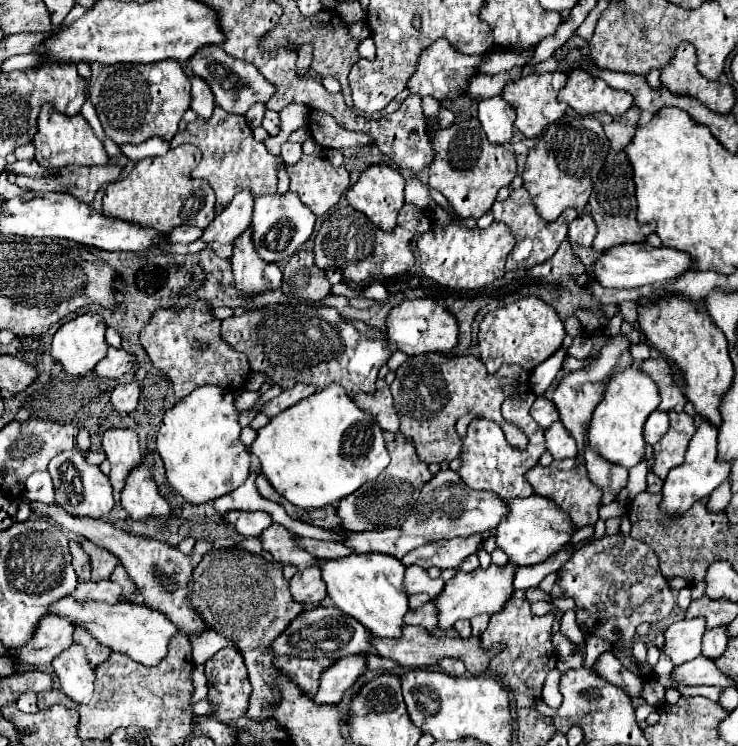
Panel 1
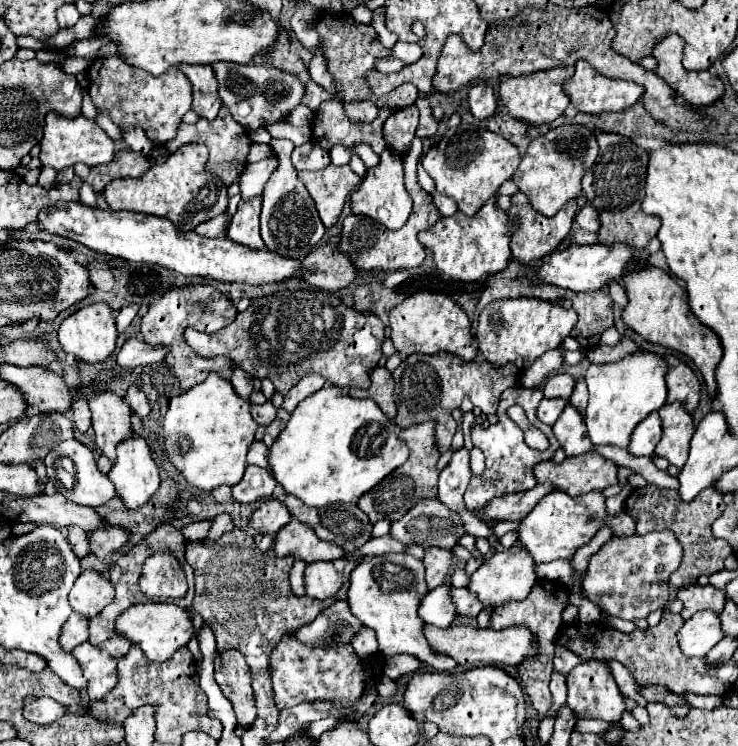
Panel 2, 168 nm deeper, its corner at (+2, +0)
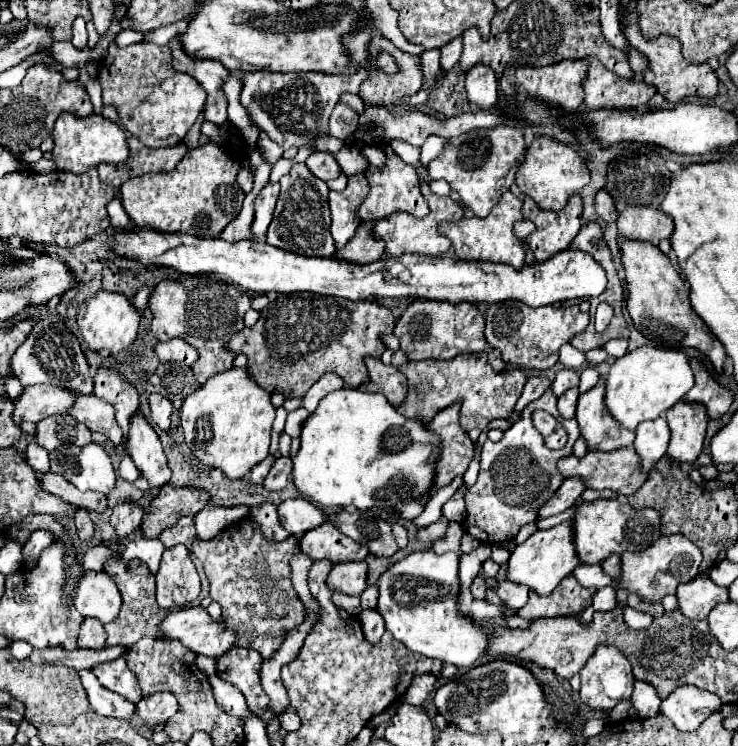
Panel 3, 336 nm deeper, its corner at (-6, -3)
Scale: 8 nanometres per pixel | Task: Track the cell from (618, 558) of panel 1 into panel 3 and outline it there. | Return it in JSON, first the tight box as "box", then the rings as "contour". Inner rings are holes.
{"box":[612,536,702,604],"contour":[[[660,536],[648,550],[622,554],[620,564],[620,576],[614,578],[612,588],[614,590],[626,590],[634,592],[640,600],[648,604],[662,604],[662,598],[666,594],[676,594],[678,584],[692,580],[698,574],[698,566],[702,560],[700,550],[684,536]]]}

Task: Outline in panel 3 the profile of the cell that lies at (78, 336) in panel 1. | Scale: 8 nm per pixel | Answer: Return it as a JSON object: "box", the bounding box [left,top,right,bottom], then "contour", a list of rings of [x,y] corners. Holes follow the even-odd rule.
{"box":[76,292,140,354],"contour":[[[98,292],[80,306],[76,320],[78,320],[80,338],[86,342],[90,350],[104,352],[104,354],[118,354],[136,340],[140,314],[128,302],[126,296],[116,294],[116,292]]]}

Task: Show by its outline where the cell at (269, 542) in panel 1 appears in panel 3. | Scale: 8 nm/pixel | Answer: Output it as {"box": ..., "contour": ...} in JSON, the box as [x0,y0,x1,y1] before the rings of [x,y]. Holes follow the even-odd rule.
{"box":[300,522,368,562],"contour":[[[324,522],[318,528],[308,530],[300,538],[302,554],[308,554],[312,560],[328,558],[330,562],[360,562],[368,556],[368,548],[352,542],[344,534],[338,532],[336,526]]]}

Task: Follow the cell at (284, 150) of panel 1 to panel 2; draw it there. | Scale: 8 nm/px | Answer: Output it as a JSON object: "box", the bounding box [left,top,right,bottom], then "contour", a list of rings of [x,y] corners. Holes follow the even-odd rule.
{"box":[292,141,330,171],"contour":[[[310,141],[292,151],[292,165],[298,171],[320,171],[330,165],[330,155],[316,141]]]}

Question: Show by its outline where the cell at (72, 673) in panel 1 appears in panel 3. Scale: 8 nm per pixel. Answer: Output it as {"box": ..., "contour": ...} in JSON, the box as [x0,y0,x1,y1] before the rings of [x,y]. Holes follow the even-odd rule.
{"box":[92,656,140,702],"contour":[[[124,656],[104,662],[100,666],[94,666],[92,672],[98,676],[100,684],[120,696],[124,696],[128,702],[140,702],[140,686],[136,676],[128,670]]]}

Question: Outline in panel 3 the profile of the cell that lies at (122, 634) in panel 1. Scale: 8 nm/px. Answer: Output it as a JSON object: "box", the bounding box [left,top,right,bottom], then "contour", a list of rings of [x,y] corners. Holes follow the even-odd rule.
{"box":[160,606,236,656],"contour":[[[202,606],[170,612],[160,622],[160,632],[166,640],[178,640],[188,650],[204,656],[222,656],[236,640],[236,636],[222,622],[214,622]]]}

